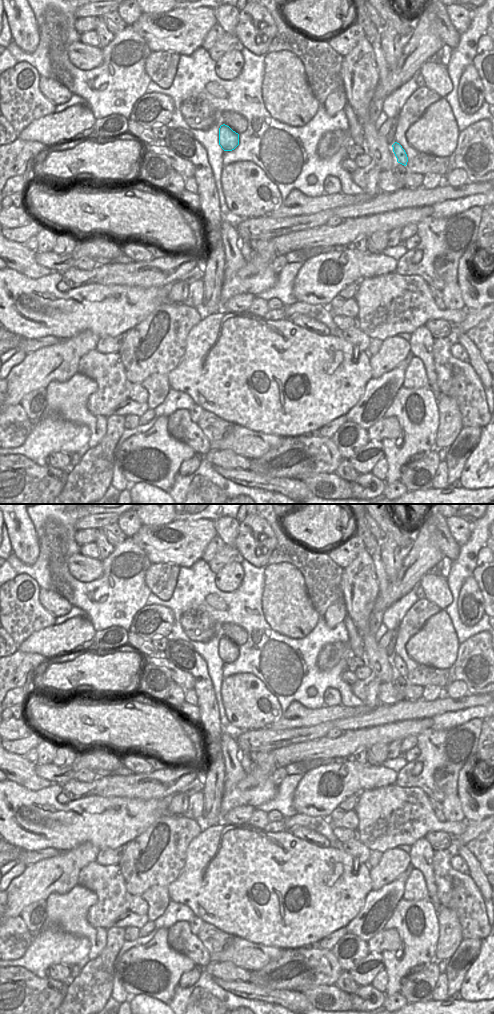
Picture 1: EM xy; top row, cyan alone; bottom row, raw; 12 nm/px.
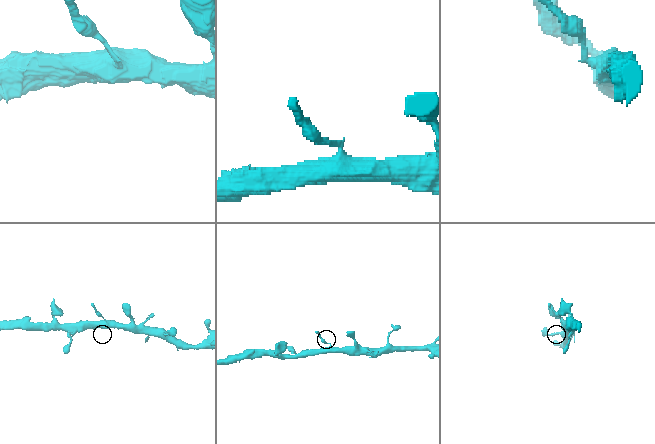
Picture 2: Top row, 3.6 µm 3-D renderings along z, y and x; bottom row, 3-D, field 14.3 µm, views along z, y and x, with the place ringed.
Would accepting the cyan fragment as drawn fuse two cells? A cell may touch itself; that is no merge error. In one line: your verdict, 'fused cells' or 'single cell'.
single cell

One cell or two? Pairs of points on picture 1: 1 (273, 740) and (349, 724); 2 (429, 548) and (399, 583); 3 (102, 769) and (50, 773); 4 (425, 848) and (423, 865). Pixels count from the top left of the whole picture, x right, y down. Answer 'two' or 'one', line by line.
1: one
2: one
3: one
4: one

